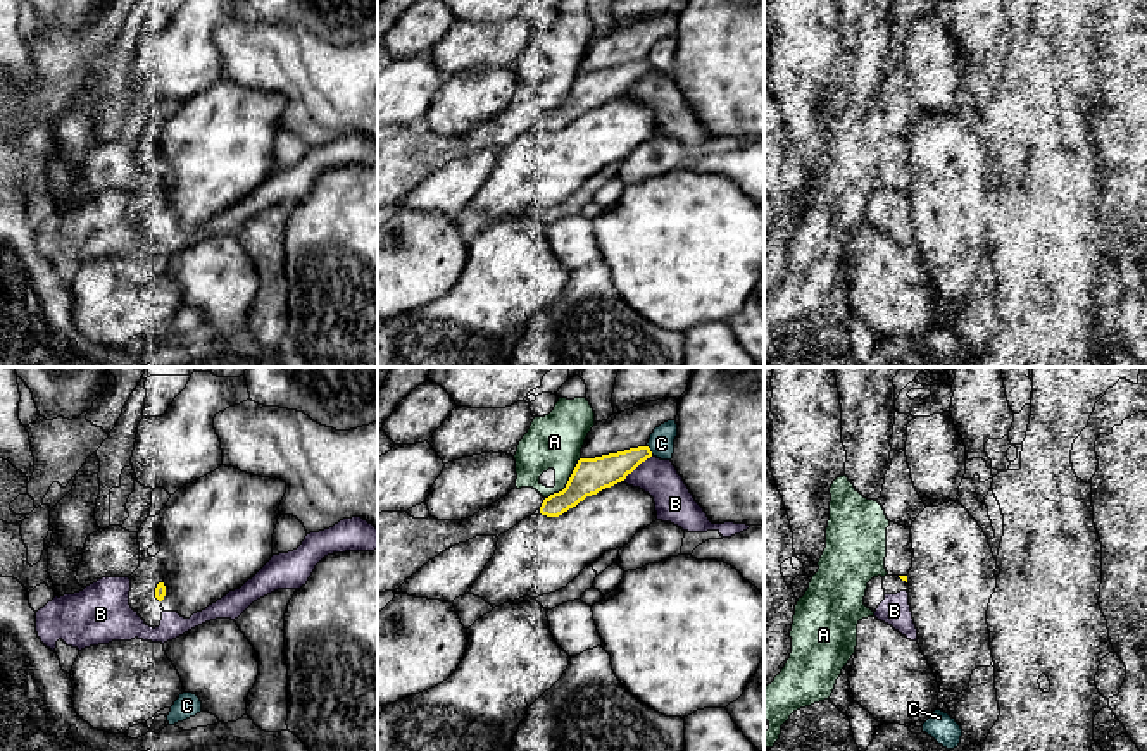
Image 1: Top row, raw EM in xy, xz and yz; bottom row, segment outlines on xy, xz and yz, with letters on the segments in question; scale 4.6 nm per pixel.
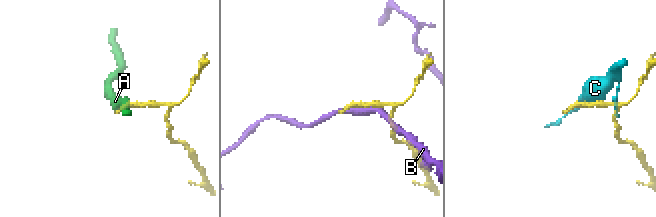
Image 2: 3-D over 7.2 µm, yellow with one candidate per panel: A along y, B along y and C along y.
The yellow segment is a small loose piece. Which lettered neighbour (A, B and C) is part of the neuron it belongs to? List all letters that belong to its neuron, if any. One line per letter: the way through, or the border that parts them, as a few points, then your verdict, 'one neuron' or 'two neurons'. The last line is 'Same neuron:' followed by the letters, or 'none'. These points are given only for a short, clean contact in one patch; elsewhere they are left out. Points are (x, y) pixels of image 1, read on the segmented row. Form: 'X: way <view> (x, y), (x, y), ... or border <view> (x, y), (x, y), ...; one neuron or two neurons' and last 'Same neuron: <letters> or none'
A: border xz (580, 457), (568, 483), (545, 498); two neurons
B: two neurons
C: border xz (647, 445), (652, 454); two neurons
Same neuron: none

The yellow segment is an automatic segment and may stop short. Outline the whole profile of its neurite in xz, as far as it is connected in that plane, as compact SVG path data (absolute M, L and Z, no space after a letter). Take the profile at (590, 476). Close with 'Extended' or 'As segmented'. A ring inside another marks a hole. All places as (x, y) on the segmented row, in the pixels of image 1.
M649 446L595 458L580 458L566 488L543 498L533 488L514 488L504 498L464 520L414 519L407 512L378 513L378 594L398 589L445 550L476 536L500 536L535 515L559 517L586 496L626 479L652 457Z. Extended

